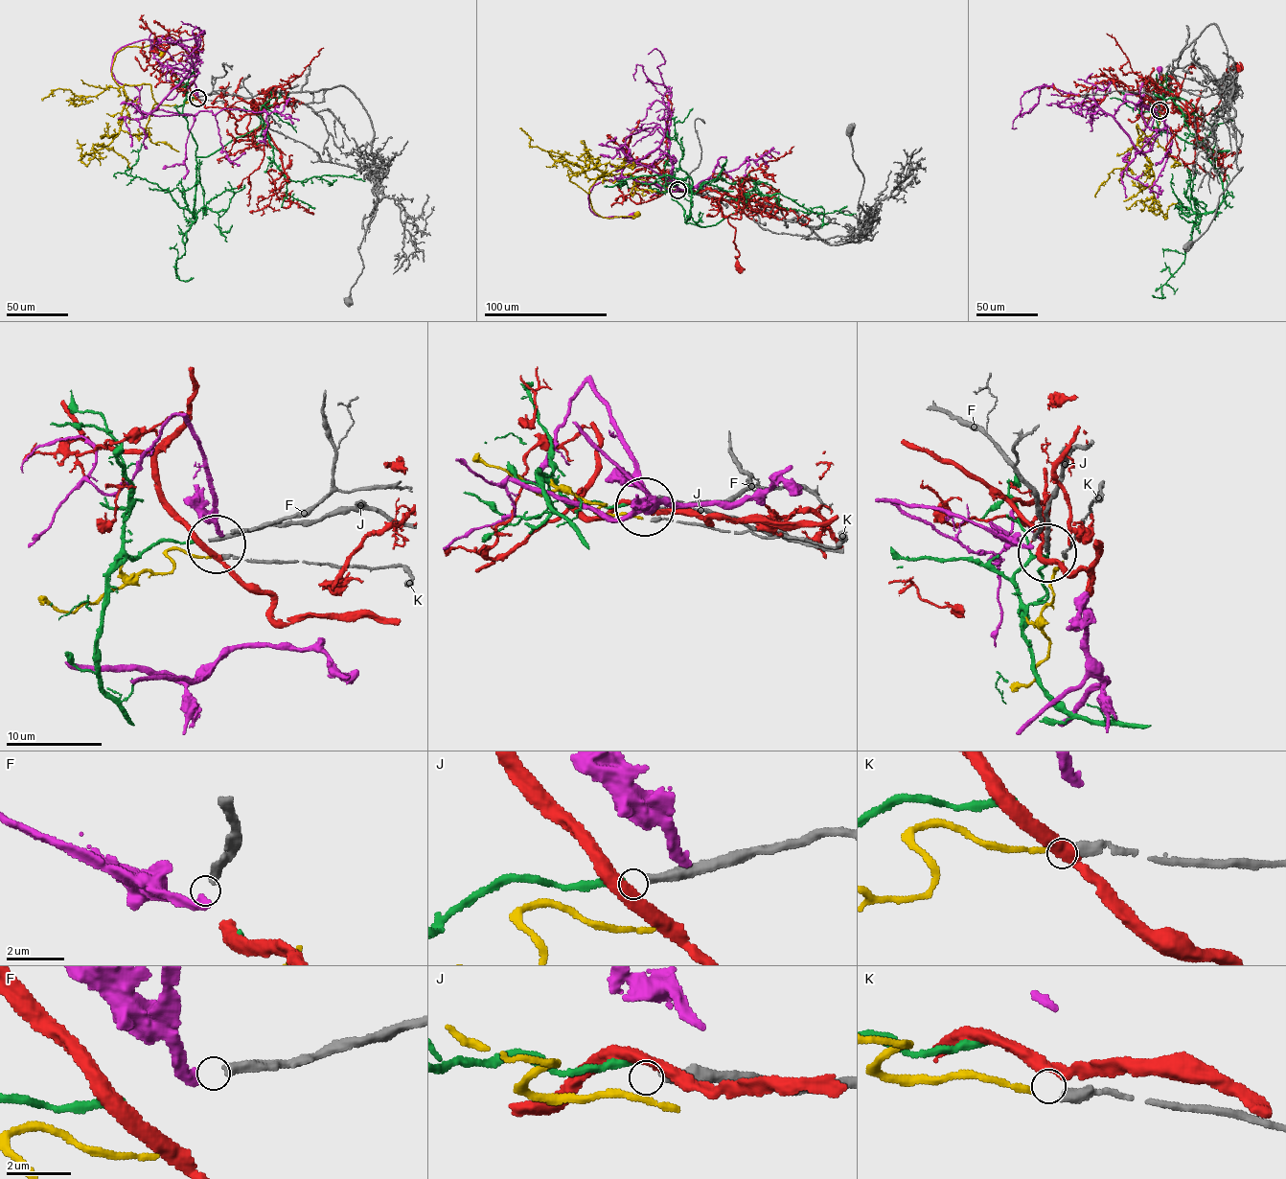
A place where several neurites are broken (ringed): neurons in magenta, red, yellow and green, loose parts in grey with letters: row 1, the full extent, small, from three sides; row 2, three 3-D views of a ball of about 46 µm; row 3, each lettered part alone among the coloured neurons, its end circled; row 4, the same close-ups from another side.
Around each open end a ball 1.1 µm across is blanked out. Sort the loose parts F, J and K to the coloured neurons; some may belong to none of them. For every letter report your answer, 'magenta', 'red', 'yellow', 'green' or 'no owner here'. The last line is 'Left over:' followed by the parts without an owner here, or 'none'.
F: magenta
J: no owner here
K: yellow
Left over: J

